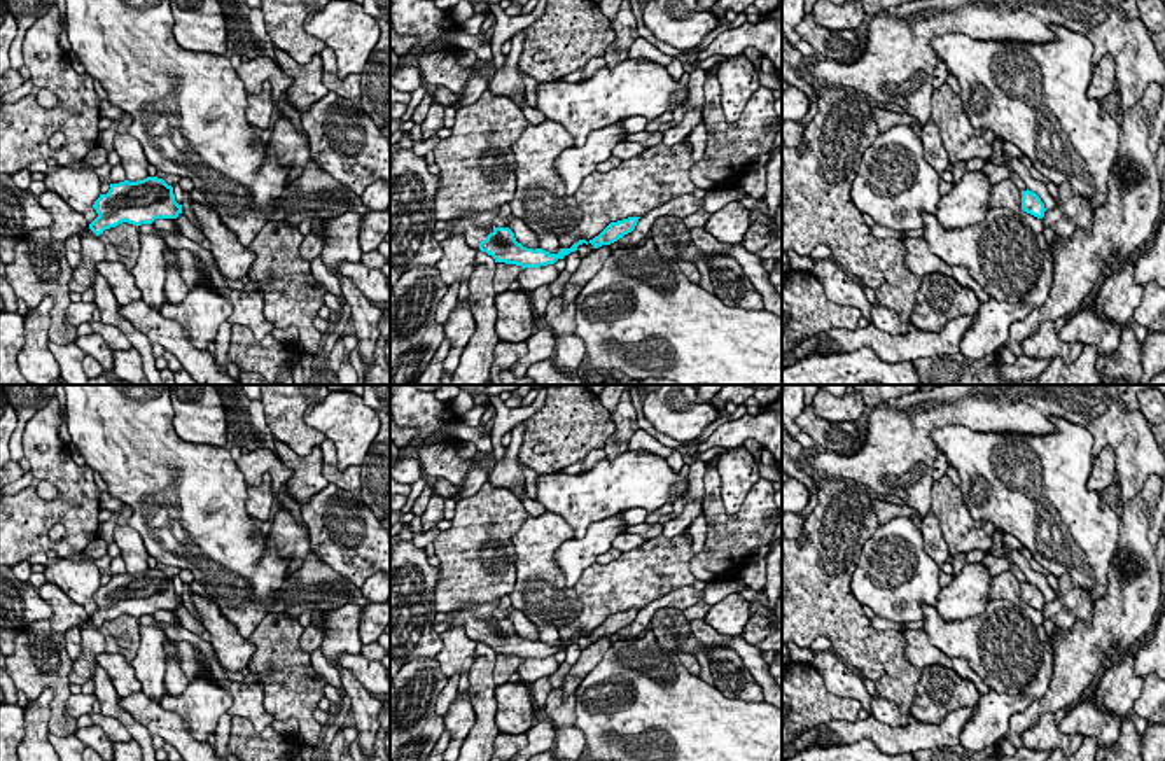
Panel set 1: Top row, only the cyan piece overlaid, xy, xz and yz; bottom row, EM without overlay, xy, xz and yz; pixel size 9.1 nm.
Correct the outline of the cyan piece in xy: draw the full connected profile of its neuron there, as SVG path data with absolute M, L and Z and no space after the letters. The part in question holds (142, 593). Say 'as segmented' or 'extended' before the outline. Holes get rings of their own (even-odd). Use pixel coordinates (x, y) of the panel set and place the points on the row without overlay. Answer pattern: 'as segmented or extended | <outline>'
as segmented | M157 569L110 576L108 584L100 586L93 600L98 609L89 616L89 621L96 628L122 614L138 619L152 616L156 611L177 611L182 605L182 597L175 593L173 579Z

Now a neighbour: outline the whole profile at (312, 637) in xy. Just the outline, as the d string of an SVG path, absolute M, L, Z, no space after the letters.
M310 623L299 639L299 646L303 651L311 654L313 651L320 649L322 640L324 640L322 628L318 625Z

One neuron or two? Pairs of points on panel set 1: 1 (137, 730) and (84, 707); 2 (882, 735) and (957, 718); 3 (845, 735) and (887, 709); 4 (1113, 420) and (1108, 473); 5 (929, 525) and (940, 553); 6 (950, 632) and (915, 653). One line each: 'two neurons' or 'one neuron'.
1: two neurons
2: one neuron
3: one neuron
4: two neurons
5: one neuron
6: two neurons

